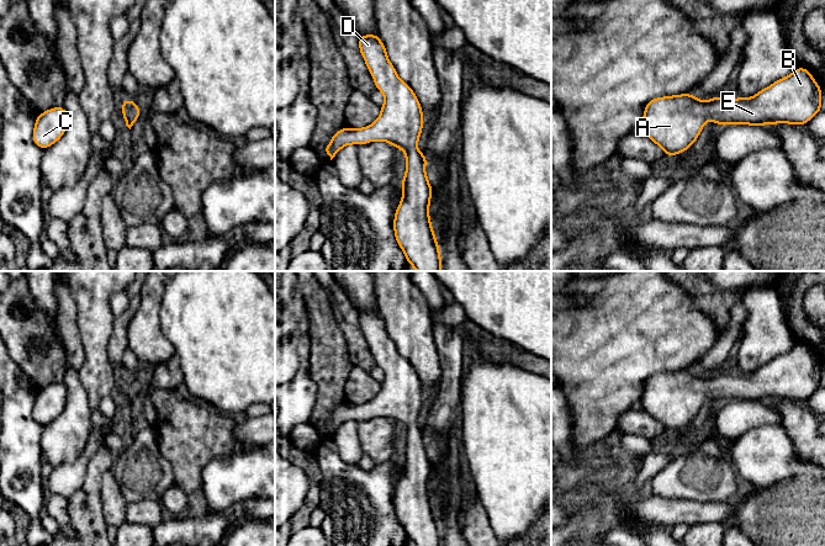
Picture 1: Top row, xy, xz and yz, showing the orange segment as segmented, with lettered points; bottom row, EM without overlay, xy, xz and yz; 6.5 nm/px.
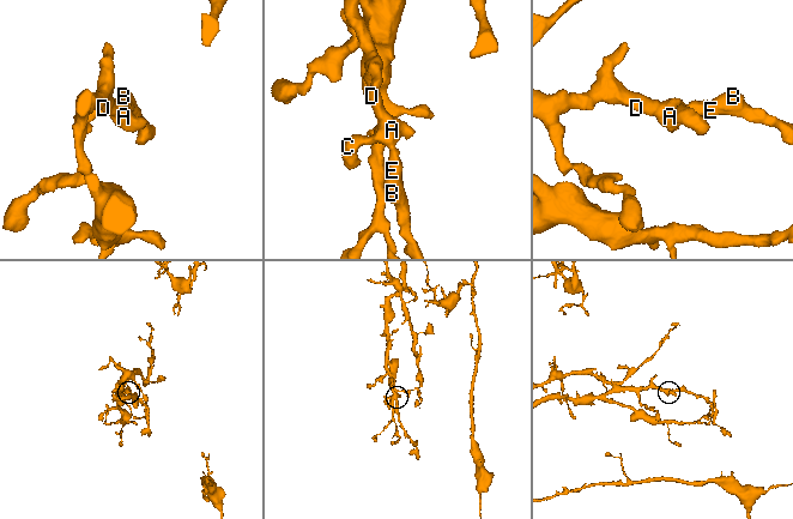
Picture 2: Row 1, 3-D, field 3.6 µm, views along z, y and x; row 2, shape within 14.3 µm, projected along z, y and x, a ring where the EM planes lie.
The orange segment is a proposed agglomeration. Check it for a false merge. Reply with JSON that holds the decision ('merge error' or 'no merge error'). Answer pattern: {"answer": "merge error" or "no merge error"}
{"answer": "no merge error"}

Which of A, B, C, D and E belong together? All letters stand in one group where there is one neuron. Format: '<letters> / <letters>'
A B C D E

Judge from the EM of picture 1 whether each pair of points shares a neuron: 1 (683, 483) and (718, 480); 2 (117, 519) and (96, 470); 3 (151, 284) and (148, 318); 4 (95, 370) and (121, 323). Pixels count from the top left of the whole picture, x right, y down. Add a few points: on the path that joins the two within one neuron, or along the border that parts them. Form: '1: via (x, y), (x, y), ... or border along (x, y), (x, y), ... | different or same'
1: via (692, 480), (709, 480) | same
2: border along (109, 470), (104, 473), (101, 481), (101, 510) | different
3: via (151, 292), (148, 309) | same
4: border along (112, 323), (106, 356), (116, 366) | different

